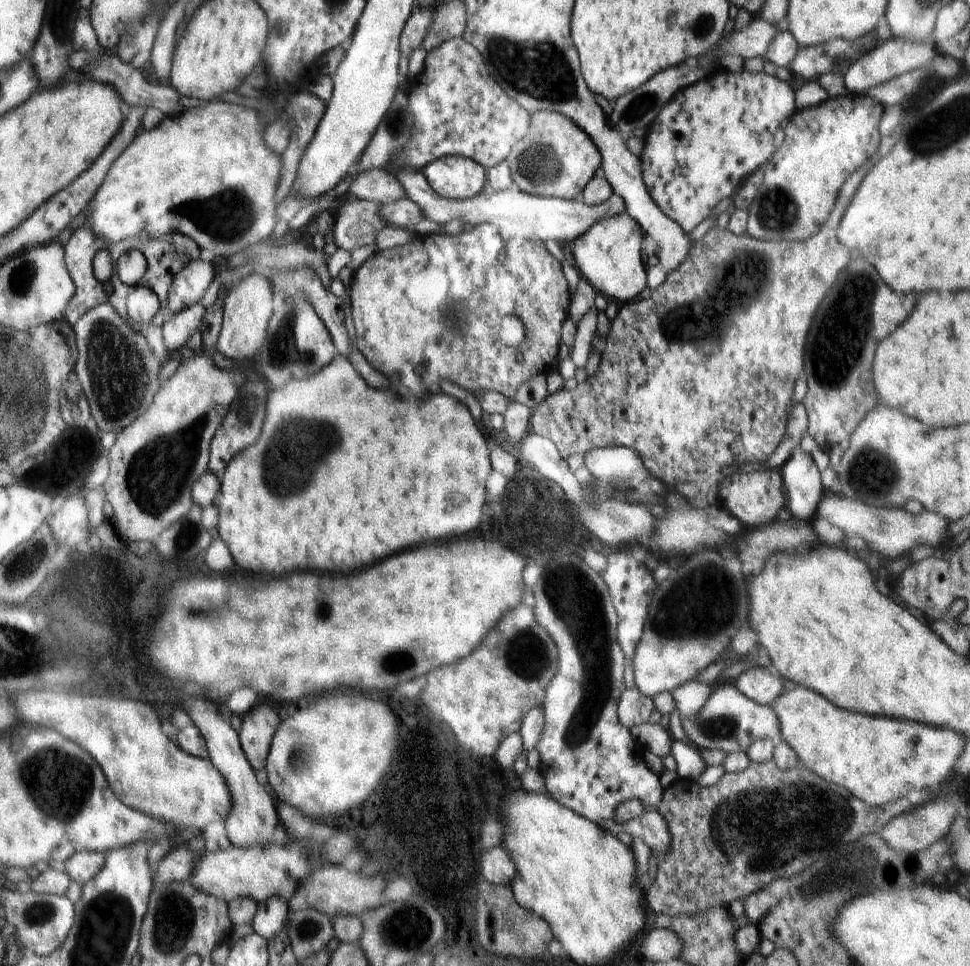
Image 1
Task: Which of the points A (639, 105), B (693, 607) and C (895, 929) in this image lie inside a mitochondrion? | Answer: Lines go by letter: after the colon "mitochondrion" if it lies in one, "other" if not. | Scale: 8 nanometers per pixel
A: mitochondrion
B: mitochondrion
C: other

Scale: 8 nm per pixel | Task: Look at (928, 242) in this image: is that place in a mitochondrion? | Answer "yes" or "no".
no

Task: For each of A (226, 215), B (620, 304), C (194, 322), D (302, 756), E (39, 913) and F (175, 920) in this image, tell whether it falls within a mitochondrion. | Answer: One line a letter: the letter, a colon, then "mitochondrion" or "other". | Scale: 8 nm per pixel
A: mitochondrion
B: other
C: other
D: mitochondrion
E: mitochondrion
F: mitochondrion

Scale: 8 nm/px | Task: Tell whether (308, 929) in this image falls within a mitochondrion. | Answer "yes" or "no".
yes

